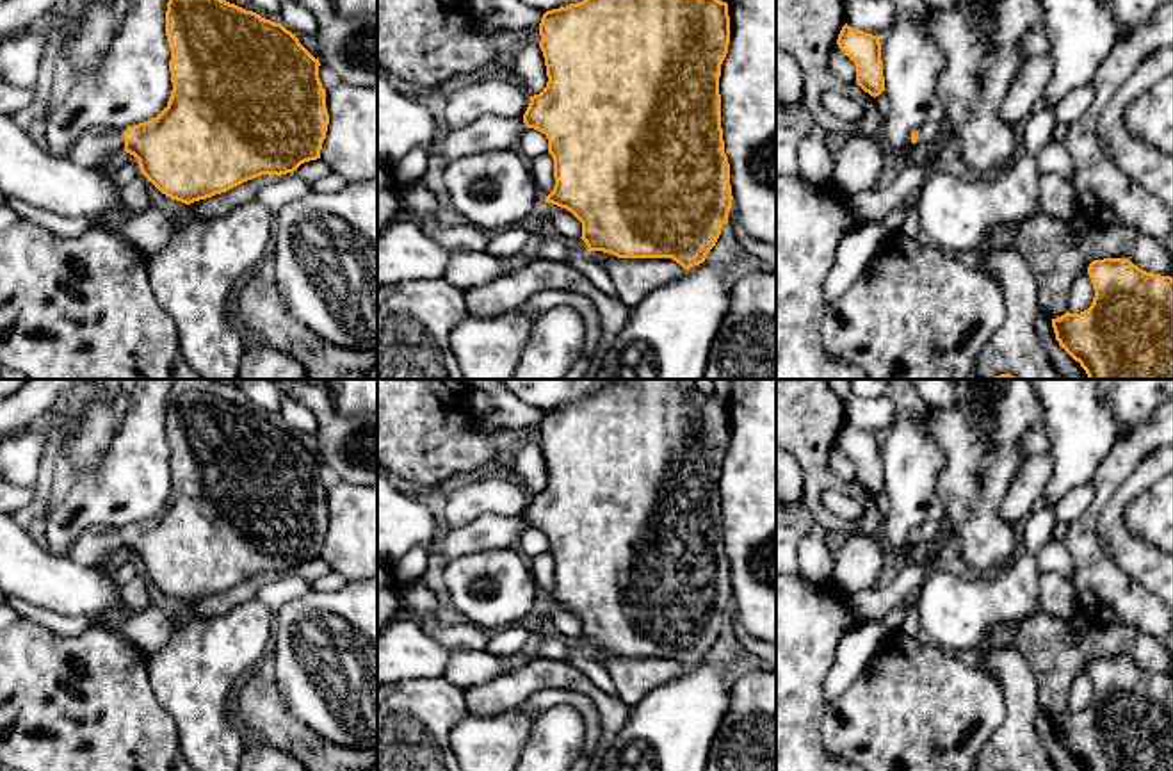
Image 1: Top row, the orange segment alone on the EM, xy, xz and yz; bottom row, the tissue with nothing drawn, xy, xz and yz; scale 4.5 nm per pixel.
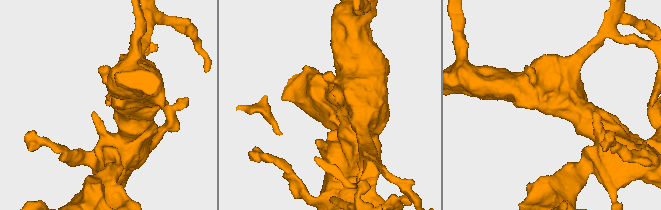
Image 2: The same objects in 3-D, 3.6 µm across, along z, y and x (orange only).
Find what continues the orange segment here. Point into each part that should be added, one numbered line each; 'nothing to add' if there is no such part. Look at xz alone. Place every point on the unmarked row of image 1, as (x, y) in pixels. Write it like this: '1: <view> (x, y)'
1: xz (488, 531)

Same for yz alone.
1: yz (928, 531)

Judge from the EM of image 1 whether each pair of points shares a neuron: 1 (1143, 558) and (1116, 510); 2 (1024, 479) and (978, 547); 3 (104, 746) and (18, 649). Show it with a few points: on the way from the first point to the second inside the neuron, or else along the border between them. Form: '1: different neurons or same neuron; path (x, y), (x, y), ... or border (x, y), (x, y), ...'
1: same neuron; path (1131, 545), (1116, 531), (1116, 522)
2: different neurons; border (1017, 474), (1001, 503), (1001, 515), (1010, 524)
3: same neuron; path (89, 720), (84, 713), (75, 713), (38, 675)

